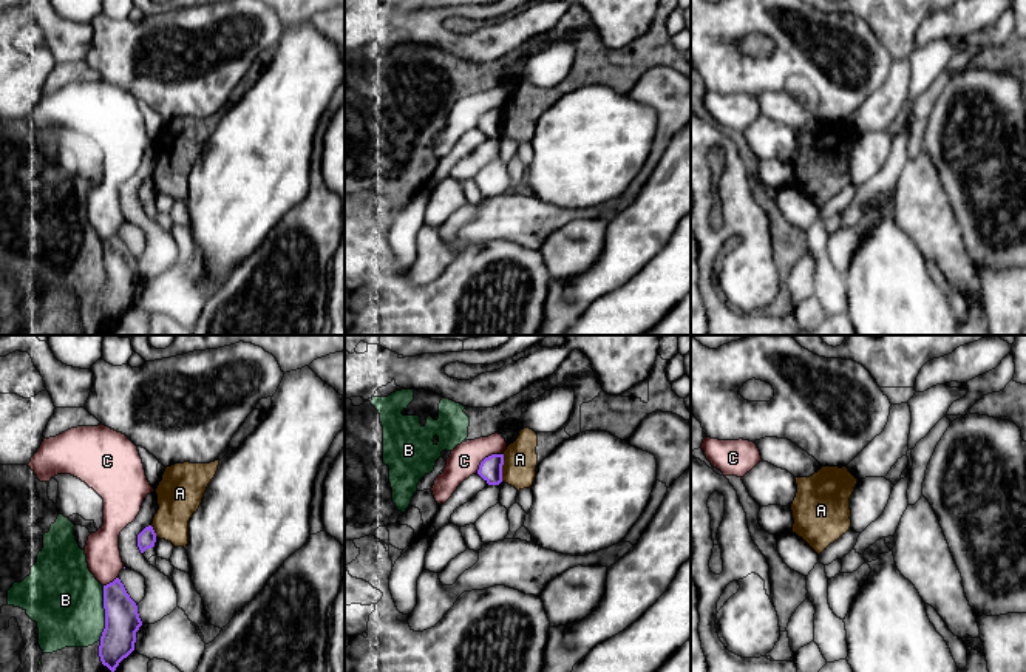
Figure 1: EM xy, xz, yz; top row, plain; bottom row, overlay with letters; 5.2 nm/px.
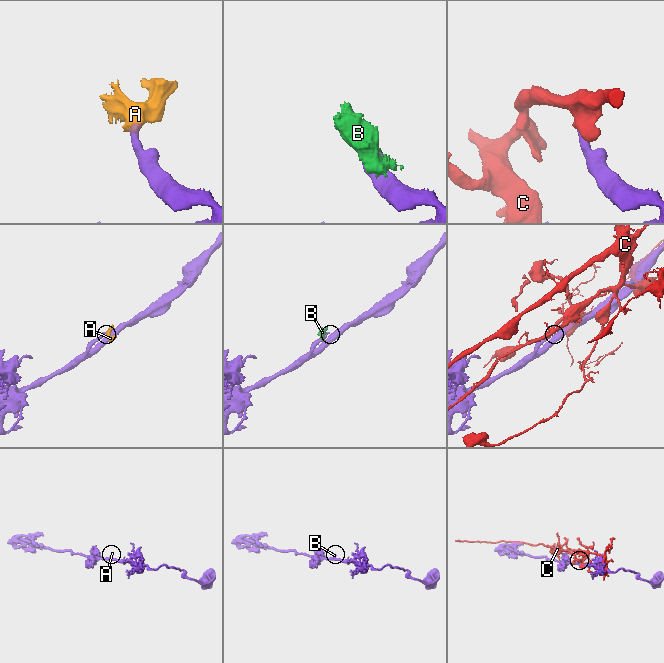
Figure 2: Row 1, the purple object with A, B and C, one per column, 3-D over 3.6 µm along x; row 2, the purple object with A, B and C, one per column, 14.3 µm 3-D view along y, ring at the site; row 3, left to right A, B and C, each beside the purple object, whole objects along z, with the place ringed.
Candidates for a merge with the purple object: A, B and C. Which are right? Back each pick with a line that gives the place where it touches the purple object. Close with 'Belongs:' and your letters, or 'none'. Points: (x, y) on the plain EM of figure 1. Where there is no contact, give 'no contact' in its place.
Belongs: none

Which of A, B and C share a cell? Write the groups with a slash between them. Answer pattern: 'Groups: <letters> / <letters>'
Groups: A B / C

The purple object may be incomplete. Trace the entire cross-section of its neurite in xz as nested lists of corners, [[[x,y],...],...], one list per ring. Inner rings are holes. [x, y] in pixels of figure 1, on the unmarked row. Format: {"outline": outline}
{"outline": [[[491,108],[481,116],[477,128],[488,139],[499,139],[502,136],[502,119],[504,108]]]}

